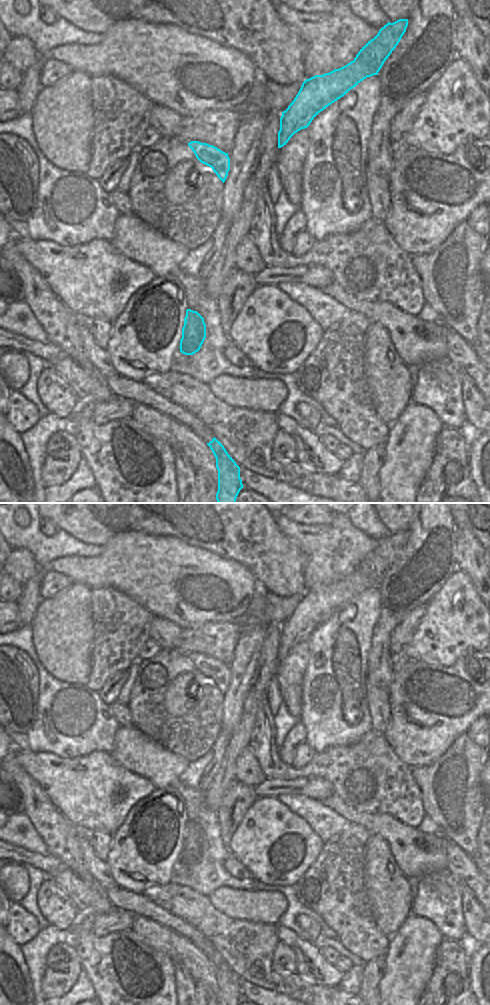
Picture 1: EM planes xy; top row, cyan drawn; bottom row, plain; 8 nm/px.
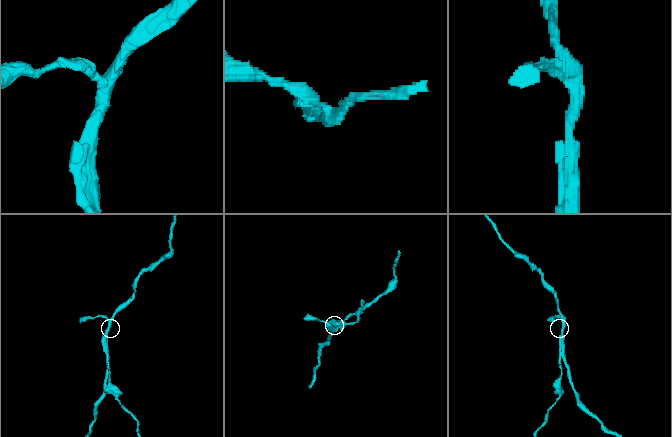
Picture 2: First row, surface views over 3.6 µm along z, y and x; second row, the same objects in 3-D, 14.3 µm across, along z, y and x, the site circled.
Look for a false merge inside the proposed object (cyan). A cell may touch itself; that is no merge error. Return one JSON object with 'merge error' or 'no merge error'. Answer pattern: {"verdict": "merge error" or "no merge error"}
{"verdict": "merge error"}

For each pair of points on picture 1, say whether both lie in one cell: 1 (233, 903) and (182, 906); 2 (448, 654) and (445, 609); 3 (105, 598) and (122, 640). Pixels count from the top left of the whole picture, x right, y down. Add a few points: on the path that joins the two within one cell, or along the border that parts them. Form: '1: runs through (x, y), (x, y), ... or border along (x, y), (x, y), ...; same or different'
1: border along (209, 897), (210, 903), (217, 910), (232, 917); different
2: runs through (446, 643), (446, 620); same
3: runs through (110, 608), (118, 621), (119, 630); same

